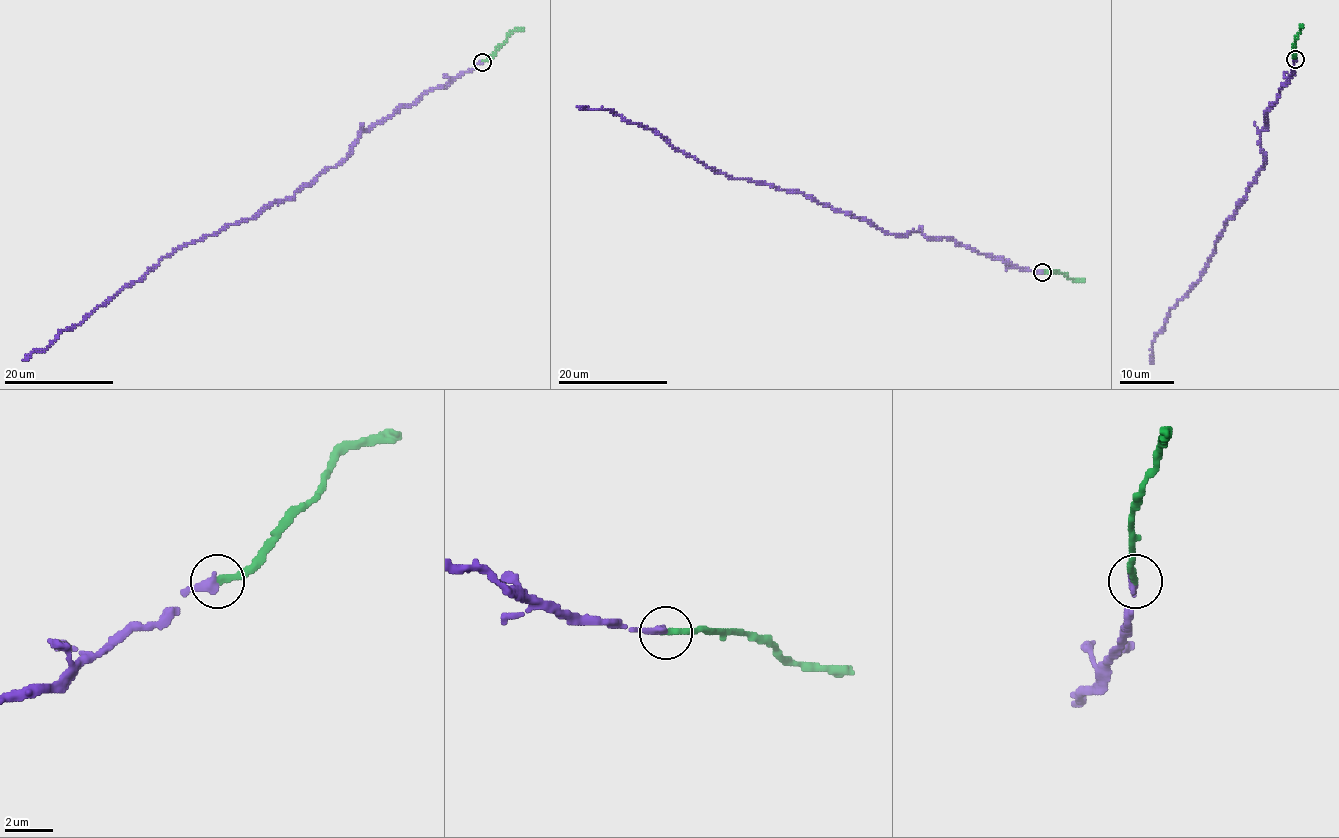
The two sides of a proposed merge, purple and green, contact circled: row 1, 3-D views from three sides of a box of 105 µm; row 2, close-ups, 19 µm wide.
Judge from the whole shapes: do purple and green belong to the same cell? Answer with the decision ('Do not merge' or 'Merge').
Merge

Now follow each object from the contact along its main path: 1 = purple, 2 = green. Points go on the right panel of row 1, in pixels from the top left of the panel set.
1: (1295, 59), (1265, 113), (1259, 150), (1265, 161), (1225, 221), (1201, 278), (1170, 310), (1151, 343), (1149, 364)
2: (1295, 59), (1294, 42), (1302, 24)

